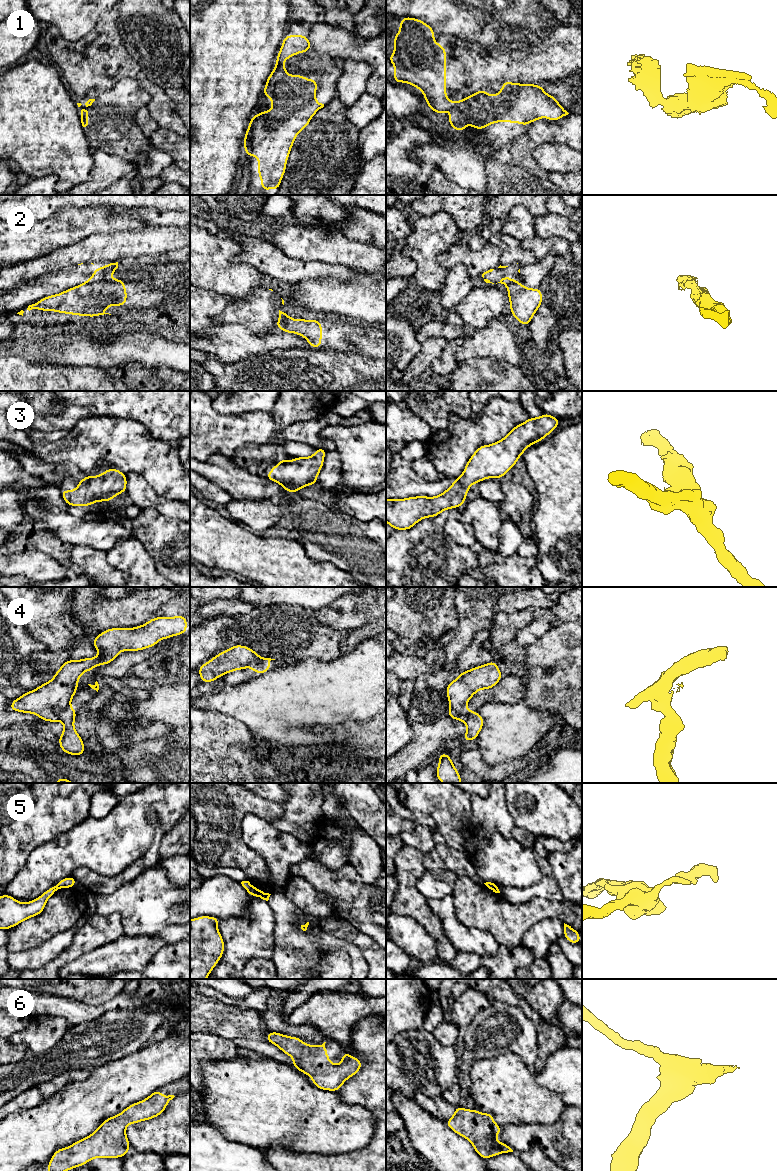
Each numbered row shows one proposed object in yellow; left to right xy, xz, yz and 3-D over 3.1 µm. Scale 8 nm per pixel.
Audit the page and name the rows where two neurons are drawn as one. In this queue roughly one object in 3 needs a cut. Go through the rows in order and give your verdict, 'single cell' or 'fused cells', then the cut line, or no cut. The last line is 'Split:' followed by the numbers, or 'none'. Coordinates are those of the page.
1: fused cells; cut in yz along (457, 102), (453, 106)
2: fused cells; cut in xy along (98, 281), (84, 283)
3: single cell; no cut
4: fused cells; cut in xy along (68, 704), (56, 710), (57, 719)
5: fused cells; cut in xz along (254, 888), (255, 895)
6: single cell; no cut
Split: 1, 2, 4, 5

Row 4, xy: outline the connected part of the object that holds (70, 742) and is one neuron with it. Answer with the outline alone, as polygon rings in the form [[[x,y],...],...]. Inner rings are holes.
[[[71,705],[64,709],[56,709],[58,720],[63,723],[64,731],[58,737],[59,746],[63,752],[70,755],[84,755],[85,746],[80,735],[74,728],[77,711]]]

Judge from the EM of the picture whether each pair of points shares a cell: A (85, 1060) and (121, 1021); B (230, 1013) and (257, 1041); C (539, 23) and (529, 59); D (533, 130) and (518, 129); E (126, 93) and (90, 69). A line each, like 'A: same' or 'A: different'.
A: same
B: same
C: different
D: different
E: different

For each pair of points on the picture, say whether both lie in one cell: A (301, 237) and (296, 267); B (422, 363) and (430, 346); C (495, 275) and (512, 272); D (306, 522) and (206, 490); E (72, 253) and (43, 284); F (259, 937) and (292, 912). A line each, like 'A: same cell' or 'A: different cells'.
A: different cells
B: same cell
C: same cell
D: different cells
E: different cells
F: different cells

